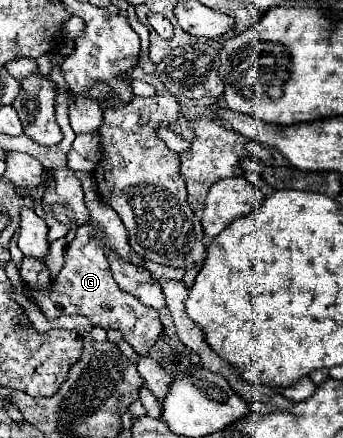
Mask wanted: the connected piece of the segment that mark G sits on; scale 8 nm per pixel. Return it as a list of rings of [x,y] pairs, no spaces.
[[[101,199],[87,203],[89,223],[79,227],[77,237],[73,243],[65,247],[65,265],[59,271],[57,279],[49,287],[49,291],[33,289],[41,311],[49,317],[63,317],[63,315],[85,315],[93,325],[103,329],[119,329],[123,339],[141,355],[149,355],[157,339],[163,335],[163,325],[159,321],[159,313],[151,307],[145,307],[135,295],[123,291],[117,281],[113,279],[109,267],[109,253],[129,261],[129,263],[145,263],[139,253],[129,247],[129,233],[117,213],[105,205]]]

